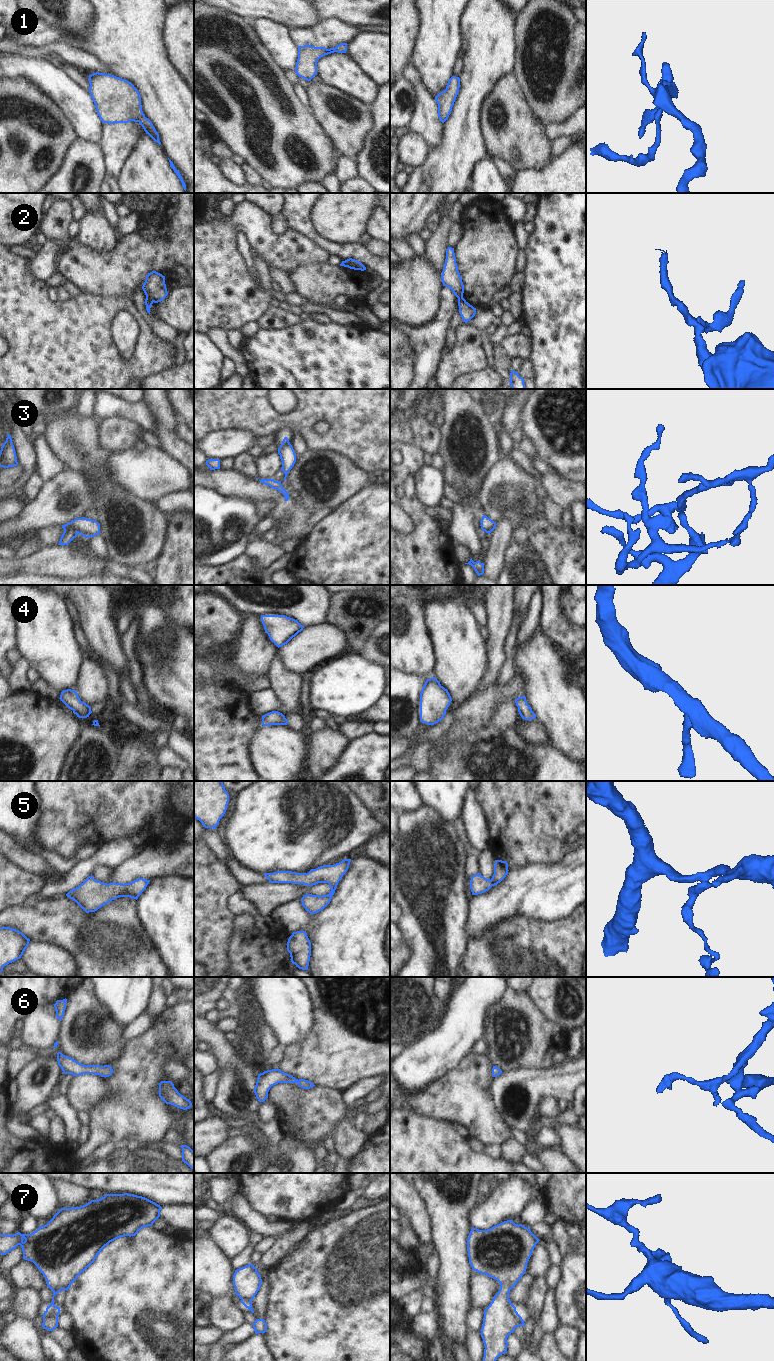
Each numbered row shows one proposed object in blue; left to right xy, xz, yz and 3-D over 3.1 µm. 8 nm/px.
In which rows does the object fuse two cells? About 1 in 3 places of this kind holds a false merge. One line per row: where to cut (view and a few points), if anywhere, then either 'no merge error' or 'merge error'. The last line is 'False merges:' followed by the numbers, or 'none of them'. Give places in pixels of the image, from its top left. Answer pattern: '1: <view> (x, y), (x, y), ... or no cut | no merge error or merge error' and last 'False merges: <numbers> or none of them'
1: no cut | no merge error
2: xy (146, 296), (152, 302) | merge error
3: no cut | no merge error
4: no cut | no merge error
5: no cut | no merge error
6: no cut | no merge error
7: no cut | no merge error
False merges: 2

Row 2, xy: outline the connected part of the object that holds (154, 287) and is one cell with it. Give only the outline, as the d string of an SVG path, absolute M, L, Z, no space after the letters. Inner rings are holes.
M156 271L148 273L142 289L146 297L154 303L161 302L168 295L165 276Z

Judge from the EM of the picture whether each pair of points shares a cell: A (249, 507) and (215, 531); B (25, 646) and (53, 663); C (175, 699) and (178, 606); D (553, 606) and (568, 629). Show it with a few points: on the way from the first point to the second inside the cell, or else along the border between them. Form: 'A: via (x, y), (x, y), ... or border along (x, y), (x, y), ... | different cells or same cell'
A: via (240, 515), (230, 515), (223, 522) | same cell
B: via (32, 646), (36, 646), (46, 656) | same cell
C: border along (164, 607), (168, 620), (178, 629), (180, 635) | different cells
D: via (553, 612), (562, 623) | same cell

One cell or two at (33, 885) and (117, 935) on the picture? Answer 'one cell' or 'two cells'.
two cells

